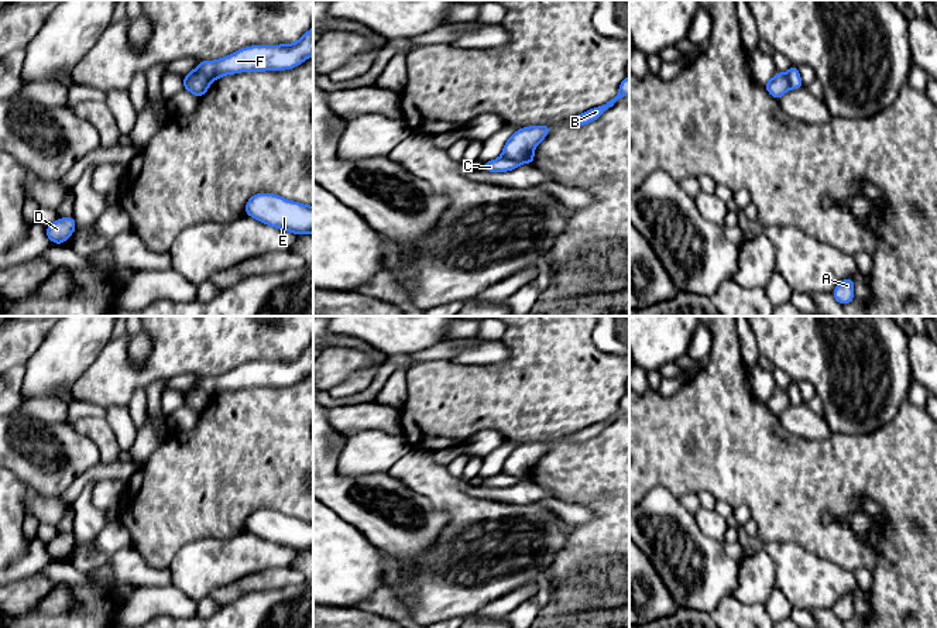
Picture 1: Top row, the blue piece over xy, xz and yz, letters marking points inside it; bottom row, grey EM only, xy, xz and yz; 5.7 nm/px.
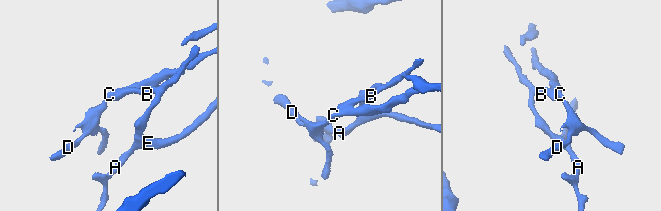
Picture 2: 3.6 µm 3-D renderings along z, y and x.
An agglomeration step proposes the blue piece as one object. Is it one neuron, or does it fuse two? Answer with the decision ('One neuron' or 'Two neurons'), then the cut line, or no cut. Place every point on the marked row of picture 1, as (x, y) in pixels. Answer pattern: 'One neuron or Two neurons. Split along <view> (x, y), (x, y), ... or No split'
Two neurons. Split along xz (531, 151), (521, 158), (505, 158), (501, 155)

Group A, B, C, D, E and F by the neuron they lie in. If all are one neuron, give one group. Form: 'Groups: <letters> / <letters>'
Groups: A B E / C D F

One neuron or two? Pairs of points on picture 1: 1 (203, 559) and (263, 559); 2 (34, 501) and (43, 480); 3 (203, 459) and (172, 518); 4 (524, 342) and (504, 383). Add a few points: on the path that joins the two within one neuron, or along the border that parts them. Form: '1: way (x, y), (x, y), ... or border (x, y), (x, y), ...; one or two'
1: way (218, 560), (249, 559); one
2: border (31, 490), (57, 498); two
3: way (203, 473), (203, 477), (177, 504); one
4: way (524, 352), (524, 363), (514, 373); one

